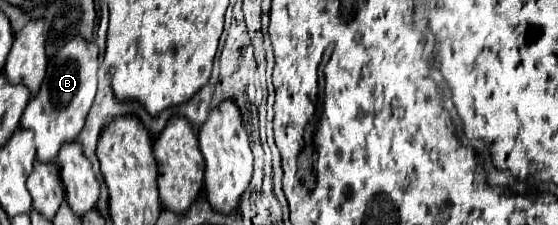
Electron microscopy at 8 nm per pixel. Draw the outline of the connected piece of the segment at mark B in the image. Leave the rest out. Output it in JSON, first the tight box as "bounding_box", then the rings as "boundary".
{"bounding_box":[21,35,99,163],"boundary":[[[81,35],[71,37],[63,47],[57,49],[47,65],[47,73],[39,93],[29,101],[21,127],[35,133],[37,159],[41,163],[55,161],[57,151],[63,143],[75,141],[85,125],[85,117],[93,105],[97,91],[97,69],[99,69],[99,49],[95,41],[87,41]]]}

